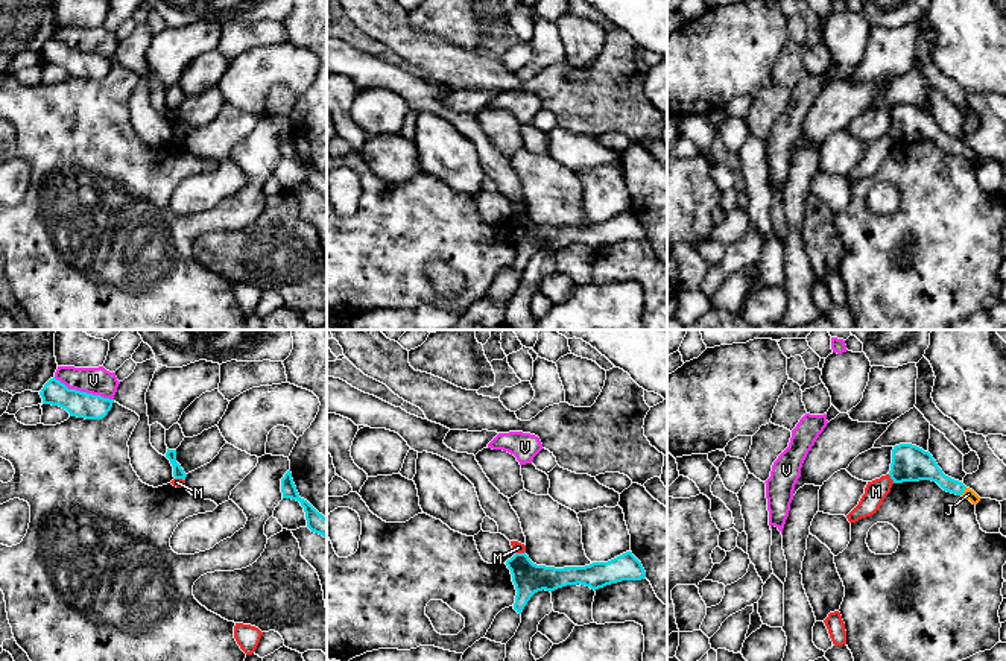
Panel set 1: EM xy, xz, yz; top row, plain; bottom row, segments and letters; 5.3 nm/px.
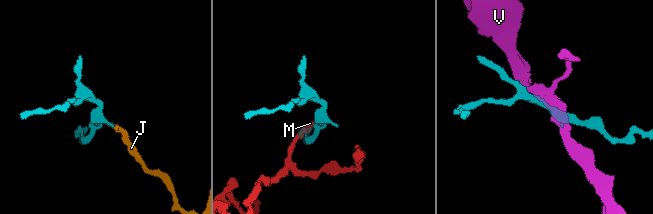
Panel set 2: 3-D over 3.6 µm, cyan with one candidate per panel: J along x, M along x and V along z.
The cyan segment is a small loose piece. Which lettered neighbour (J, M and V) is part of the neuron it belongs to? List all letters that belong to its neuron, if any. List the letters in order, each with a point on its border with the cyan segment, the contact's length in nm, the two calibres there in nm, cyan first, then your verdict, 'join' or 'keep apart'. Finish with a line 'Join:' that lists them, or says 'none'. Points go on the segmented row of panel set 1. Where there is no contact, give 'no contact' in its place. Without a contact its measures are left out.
J: yz (964, 490) | 50 nm | 140/60 nm | join
M: xz (520, 553) | 60 nm | 160/60 nm | keep apart
V: xy (84, 392) | 340 nm | 140/140 nm | keep apart
Join: J

